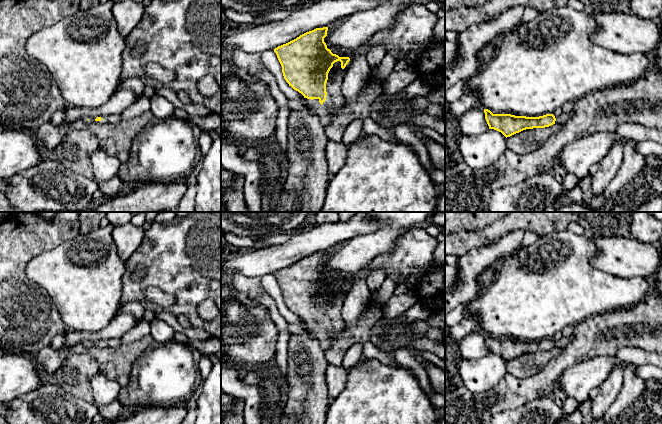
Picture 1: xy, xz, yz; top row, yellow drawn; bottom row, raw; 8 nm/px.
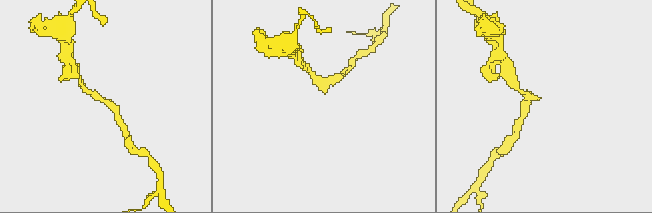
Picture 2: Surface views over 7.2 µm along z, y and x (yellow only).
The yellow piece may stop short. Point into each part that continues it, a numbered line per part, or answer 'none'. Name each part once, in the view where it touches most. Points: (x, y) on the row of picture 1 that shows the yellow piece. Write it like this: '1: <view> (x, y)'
1: xz (334, 100)

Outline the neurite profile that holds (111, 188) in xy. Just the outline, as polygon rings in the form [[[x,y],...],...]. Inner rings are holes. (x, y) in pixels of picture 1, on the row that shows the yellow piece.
[[[115,176],[110,180],[98,184],[98,189],[104,194],[105,198],[113,198],[119,194],[122,188],[126,185],[121,178]]]

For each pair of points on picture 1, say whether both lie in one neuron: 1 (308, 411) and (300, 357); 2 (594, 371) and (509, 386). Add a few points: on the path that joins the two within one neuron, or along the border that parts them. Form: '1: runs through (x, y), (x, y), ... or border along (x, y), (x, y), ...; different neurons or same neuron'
1: runs through (308, 398), (306, 370); same neuron
2: border along (579, 363), (570, 365), (555, 383), (566, 397); different neurons

